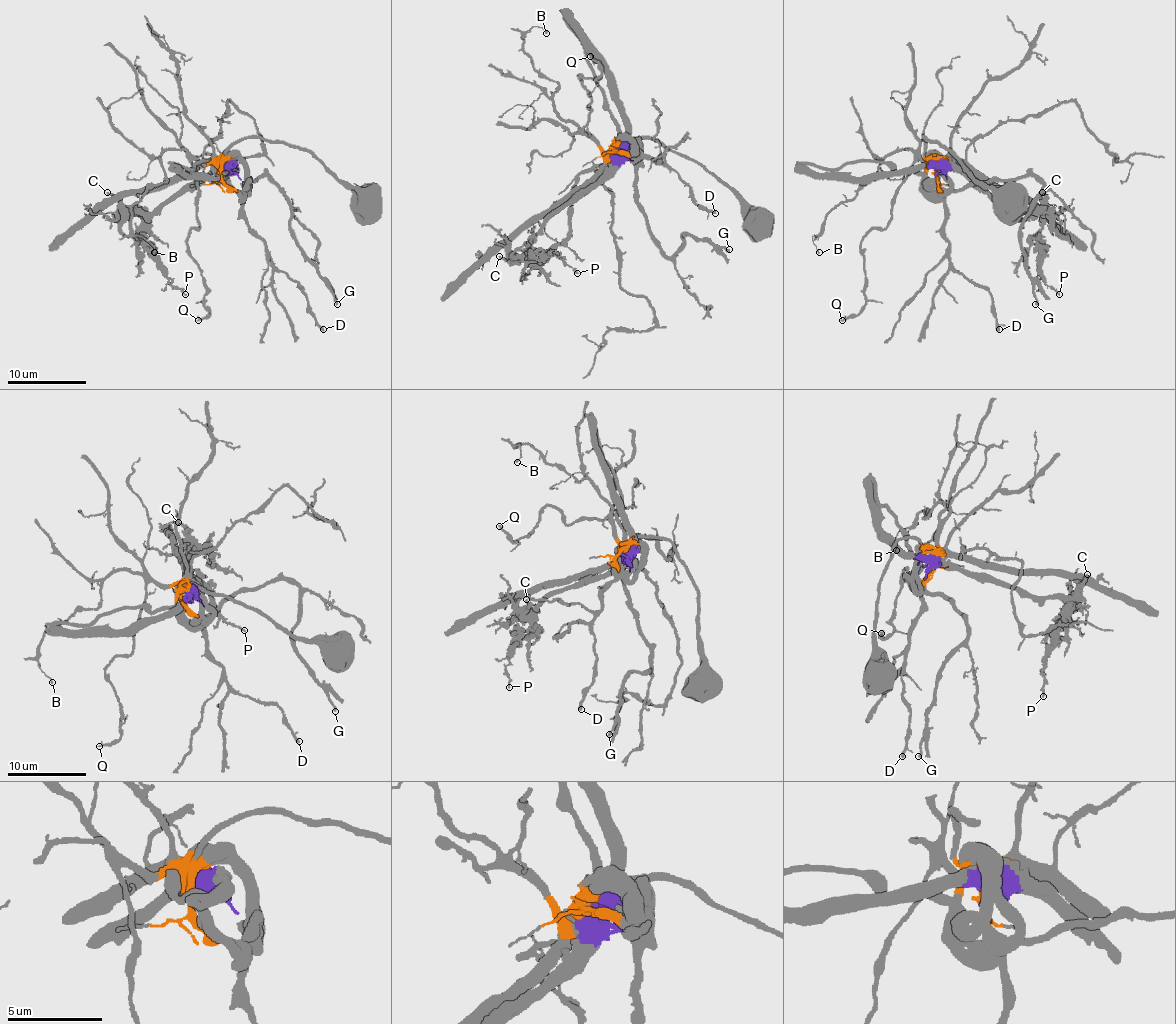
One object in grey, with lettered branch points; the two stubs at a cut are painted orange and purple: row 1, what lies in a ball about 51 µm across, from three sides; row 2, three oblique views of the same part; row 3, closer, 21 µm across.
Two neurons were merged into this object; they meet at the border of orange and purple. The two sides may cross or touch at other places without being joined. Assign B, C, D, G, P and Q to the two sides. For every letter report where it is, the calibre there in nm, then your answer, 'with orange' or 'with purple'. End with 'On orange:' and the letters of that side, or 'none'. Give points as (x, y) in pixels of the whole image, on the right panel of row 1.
B: place (819, 252); calibre 130 nm; with orange
C: place (1042, 192); calibre 170 nm; with purple
D: place (999, 329); calibre 180 nm; with orange
G: place (1035, 304); calibre 220 nm; with orange
P: place (1059, 294); calibre 180 nm; with purple
Q: place (842, 320); calibre 180 nm; with orange
On orange: B, D, G, Q

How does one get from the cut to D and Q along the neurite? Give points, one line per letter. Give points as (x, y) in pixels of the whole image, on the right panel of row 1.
D: (934, 176), (936, 188), (944, 196), (948, 263), (989, 292), (999, 330)
Q: (934, 176), (936, 164), (918, 160), (897, 192), (893, 219), (871, 231), (861, 243), (865, 306), (841, 320)

